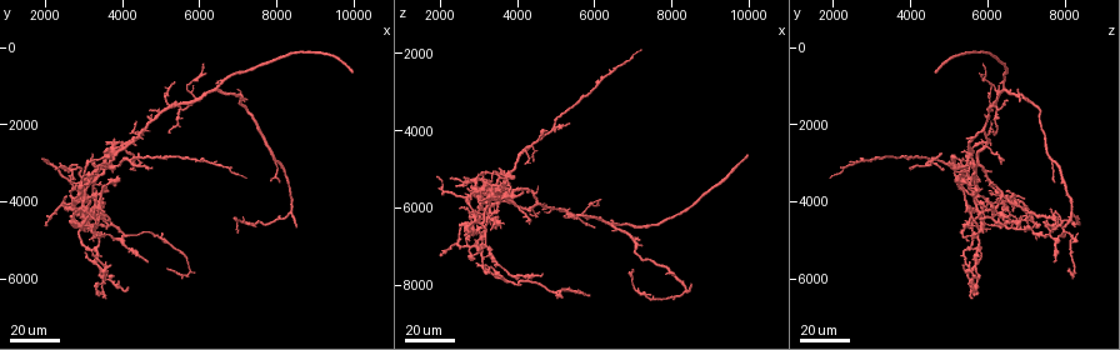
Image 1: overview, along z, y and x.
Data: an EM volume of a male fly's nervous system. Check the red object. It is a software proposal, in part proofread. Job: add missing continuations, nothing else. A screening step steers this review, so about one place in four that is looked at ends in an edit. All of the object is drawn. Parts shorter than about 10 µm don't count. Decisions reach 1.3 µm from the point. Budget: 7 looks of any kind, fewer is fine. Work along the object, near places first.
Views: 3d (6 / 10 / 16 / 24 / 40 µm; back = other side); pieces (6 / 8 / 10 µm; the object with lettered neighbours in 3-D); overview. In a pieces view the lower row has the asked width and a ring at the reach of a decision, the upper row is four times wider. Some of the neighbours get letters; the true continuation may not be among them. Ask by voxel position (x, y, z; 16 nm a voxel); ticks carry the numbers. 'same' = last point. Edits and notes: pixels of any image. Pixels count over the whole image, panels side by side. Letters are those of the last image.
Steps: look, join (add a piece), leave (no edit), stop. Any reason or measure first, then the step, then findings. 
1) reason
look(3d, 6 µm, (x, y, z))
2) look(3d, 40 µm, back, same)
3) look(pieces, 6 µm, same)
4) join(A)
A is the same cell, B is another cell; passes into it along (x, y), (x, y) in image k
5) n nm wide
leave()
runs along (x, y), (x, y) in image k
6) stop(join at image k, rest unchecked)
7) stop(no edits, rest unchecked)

tapers out
look(3d, 24 µm, (4250, 3200, 4900))

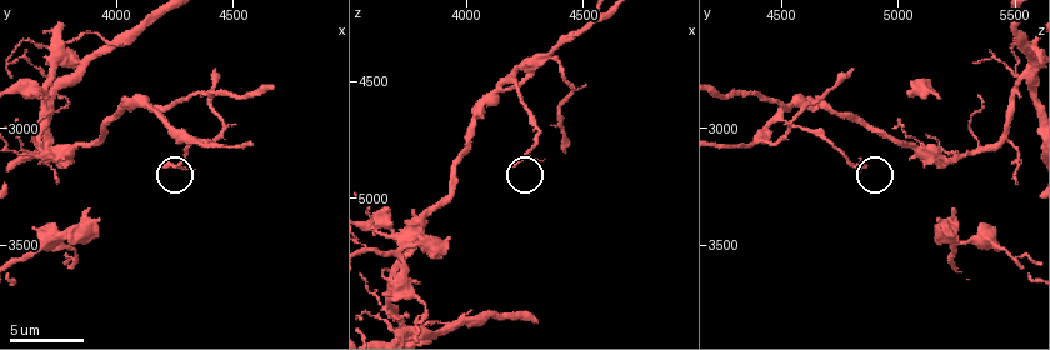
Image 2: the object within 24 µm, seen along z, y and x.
look(pieces, 8 µm, (4210, 3150, 4850))

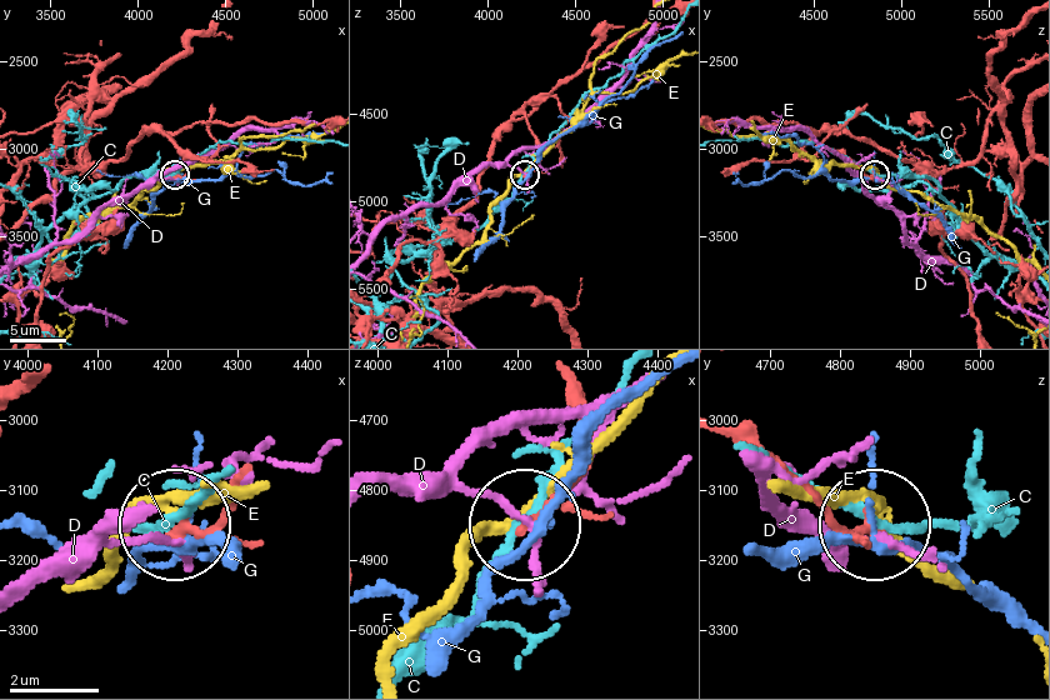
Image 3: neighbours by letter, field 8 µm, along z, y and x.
leave()
C, D, E and G are other cells; runs along (243, 479), (220, 511), (180, 523) in image 3; none of them fits

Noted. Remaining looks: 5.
tapers out
look(3d, 24 µm, (4350, 2600, 6050))

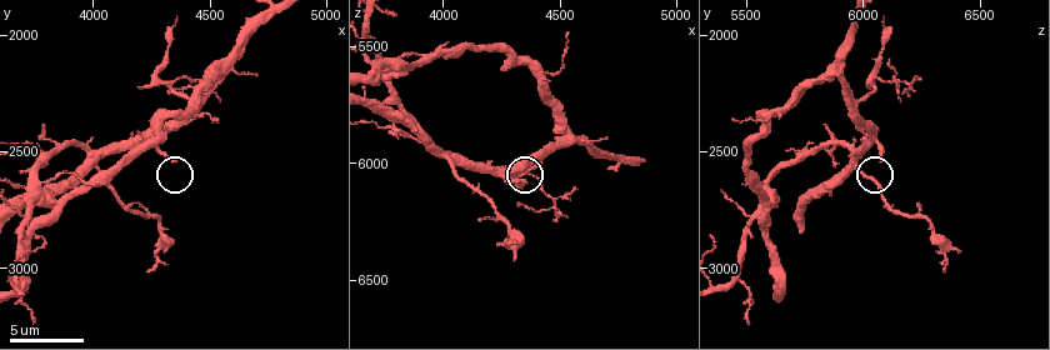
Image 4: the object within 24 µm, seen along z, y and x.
look(pieces, 10 µm, (4350, 2550, 6070))

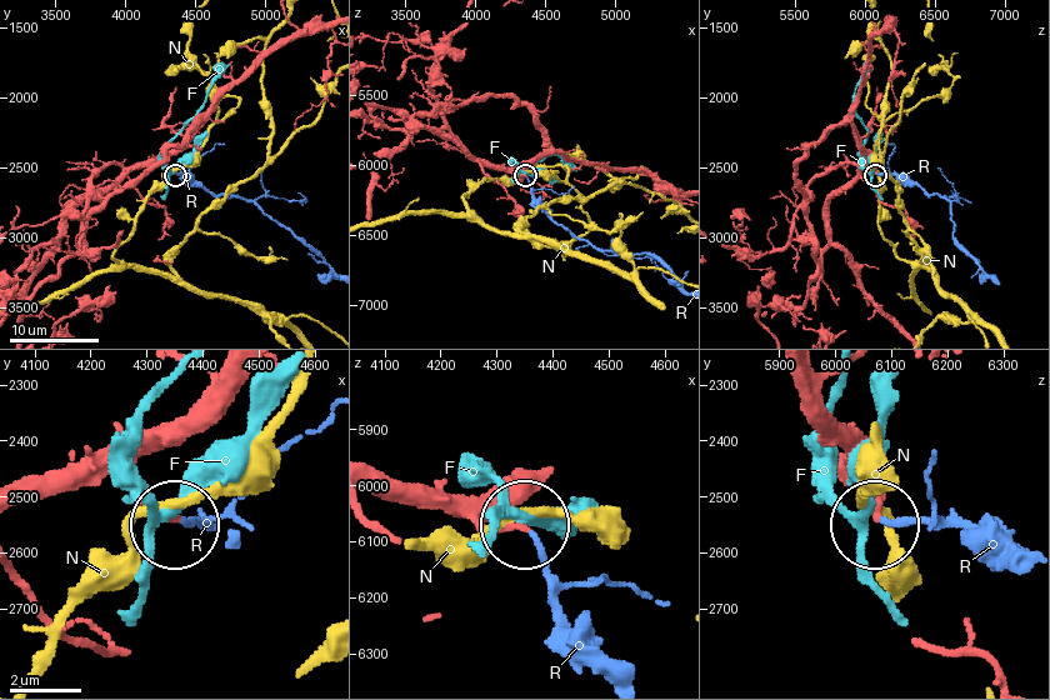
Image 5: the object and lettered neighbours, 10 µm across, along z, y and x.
join(R)
R is the same cell, F and N are other cells; it goes on there

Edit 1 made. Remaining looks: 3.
look(3d, 40 µm, (8550, 4700, 8000))

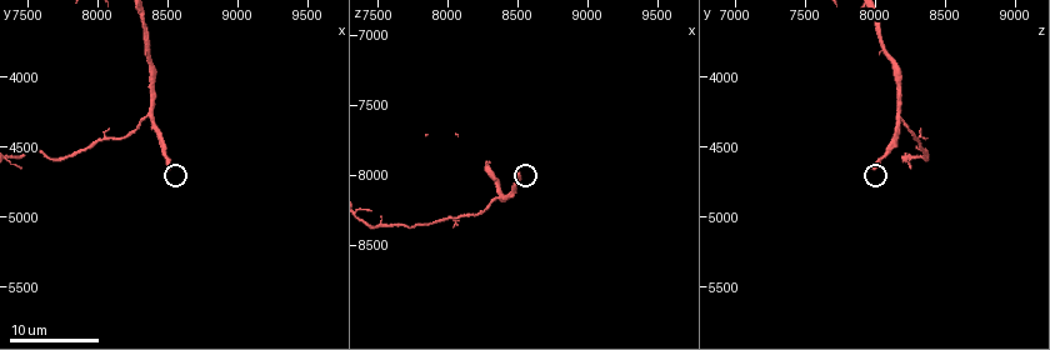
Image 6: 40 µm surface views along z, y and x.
look(3d, 10 µm, (8500, 4640, 8000))

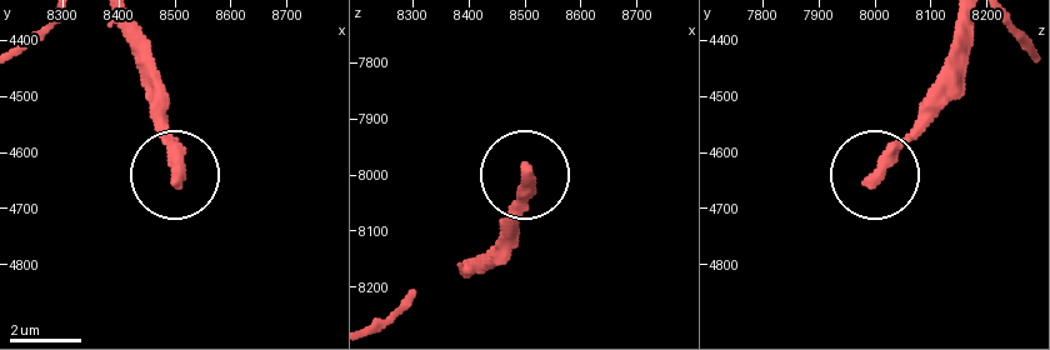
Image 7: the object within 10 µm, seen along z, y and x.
look(pieces, 6 µm, (8510, 4655, 7995))

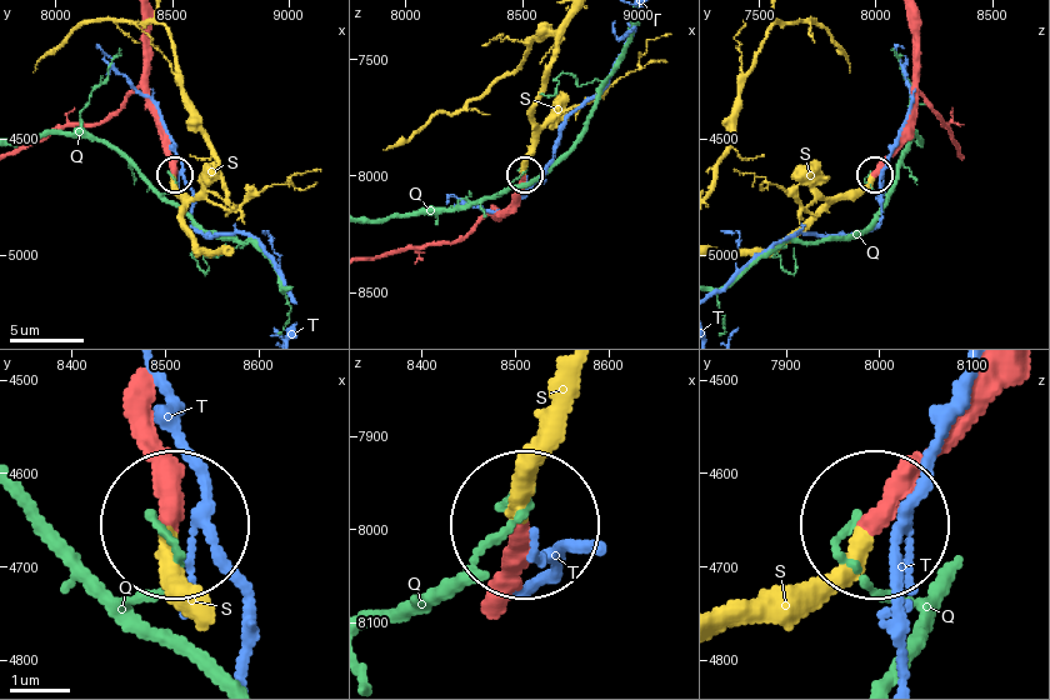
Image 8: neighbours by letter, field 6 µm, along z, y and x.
320 nm wide
join(S)
S is the same cell, Q and T are other cells; passes into it along (511, 203), (534, 139), (534, 105), (564, 20) in image 8; the neuron continues

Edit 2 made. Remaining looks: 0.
stop(join at image 5, join at image 8, rest unchecked)

